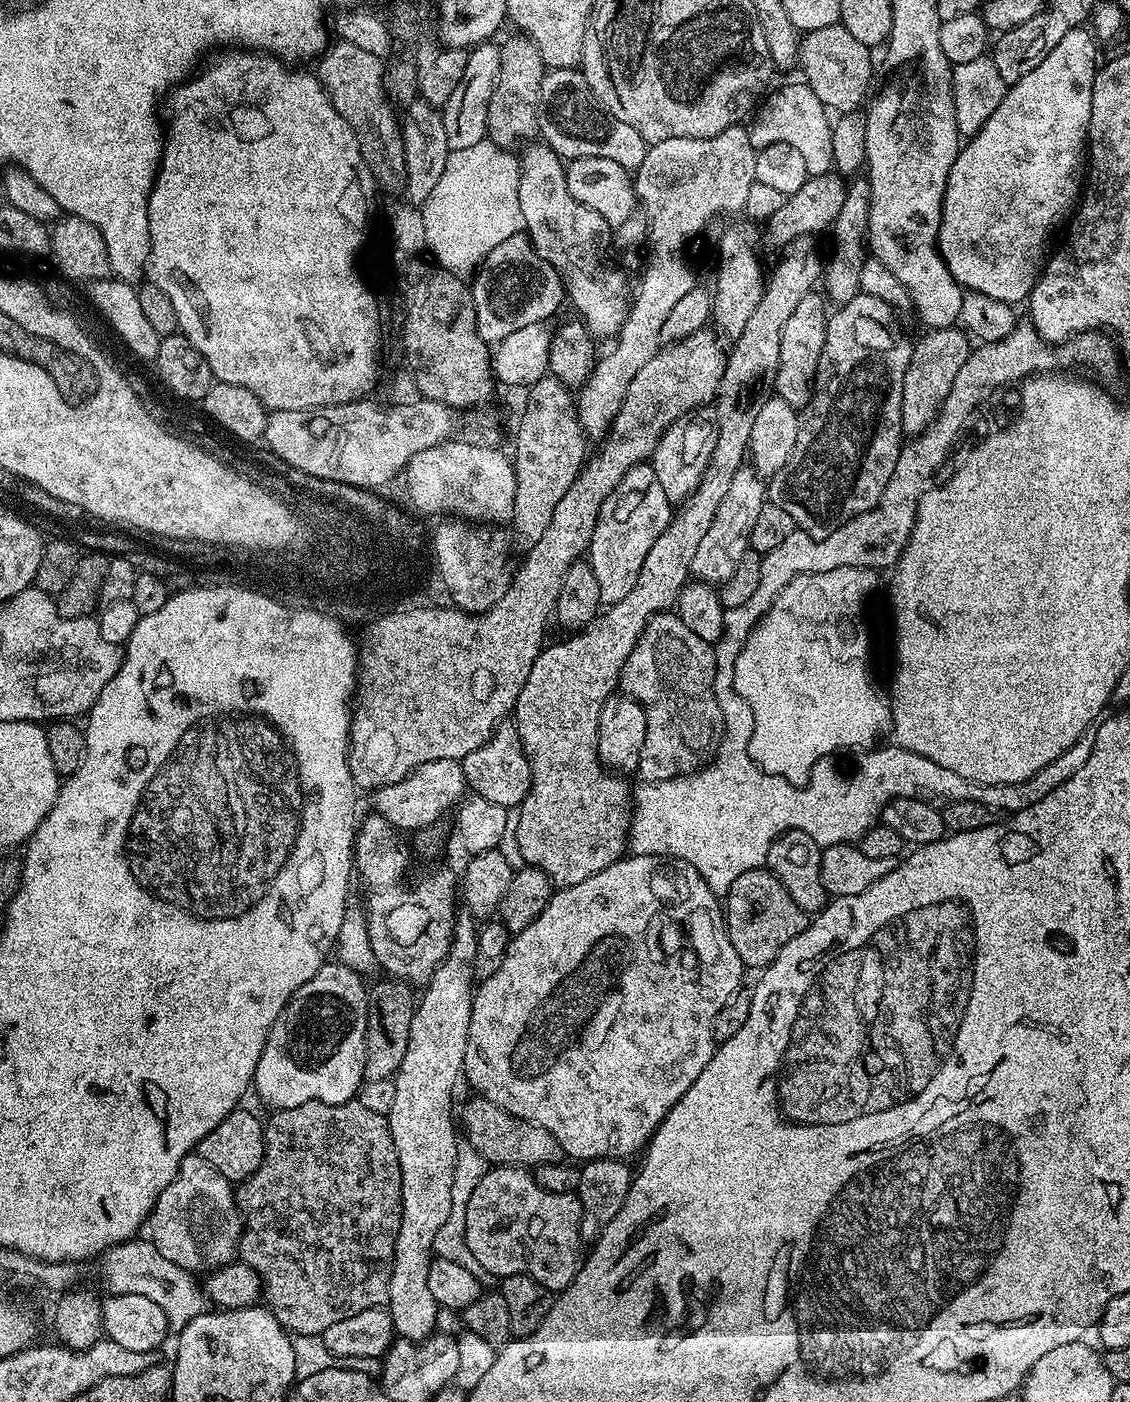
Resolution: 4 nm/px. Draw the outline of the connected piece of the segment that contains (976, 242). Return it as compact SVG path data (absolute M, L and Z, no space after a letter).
M1081 26L1070 30L1070 34L1062 37L1062 42L1042 58L1039 66L1034 66L1026 78L1022 78L1017 84L1011 85L1008 92L1002 98L1002 106L986 118L986 122L970 139L961 147L960 153L956 155L952 169L948 174L948 181L944 190L944 201L942 202L942 218L940 219L940 229L936 235L936 242L940 250L940 256L944 264L948 267L953 279L961 288L969 292L986 294L986 298L992 298L998 302L1006 302L1013 306L1027 301L1028 296L1032 293L1032 288L1036 285L1036 278L1040 275L1042 265L1046 260L1044 254L1044 243L1052 236L1052 231L1060 223L1067 221L1073 215L1074 209L1078 204L1078 197L1082 192L1082 165L1086 160L1086 145L1088 142L1088 127L1090 126L1090 106L1094 98L1094 78L1098 67L1096 60L1097 41L1093 33L1087 27Z

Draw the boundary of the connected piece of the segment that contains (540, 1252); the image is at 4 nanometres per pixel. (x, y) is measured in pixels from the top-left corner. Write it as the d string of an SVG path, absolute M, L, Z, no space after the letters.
M492 1166L485 1172L482 1182L474 1186L470 1202L466 1202L464 1241L470 1254L474 1254L474 1258L478 1258L480 1265L488 1271L489 1277L503 1278L522 1274L534 1278L546 1286L549 1292L559 1294L570 1286L570 1282L574 1282L582 1263L581 1226L582 1202L576 1192L550 1194L550 1190L542 1190L542 1186L536 1184L527 1168Z

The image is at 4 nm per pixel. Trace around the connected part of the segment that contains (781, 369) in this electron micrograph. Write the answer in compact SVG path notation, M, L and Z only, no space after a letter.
M813 290L798 302L790 313L786 327L782 330L782 343L778 345L778 370L774 385L775 395L781 396L790 407L807 408L814 391L814 381L818 370L818 358L822 358L822 342L826 342L826 326L829 309L824 309L826 300L819 291Z

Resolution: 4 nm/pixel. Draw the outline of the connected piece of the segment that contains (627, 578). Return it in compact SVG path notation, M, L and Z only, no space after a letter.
M648 462L635 464L602 502L586 559L594 570L594 578L598 578L600 599L605 605L622 602L622 598L634 590L642 562L646 562L646 553L672 521L673 511L673 501L666 498L666 490L662 490L658 474L654 474Z

